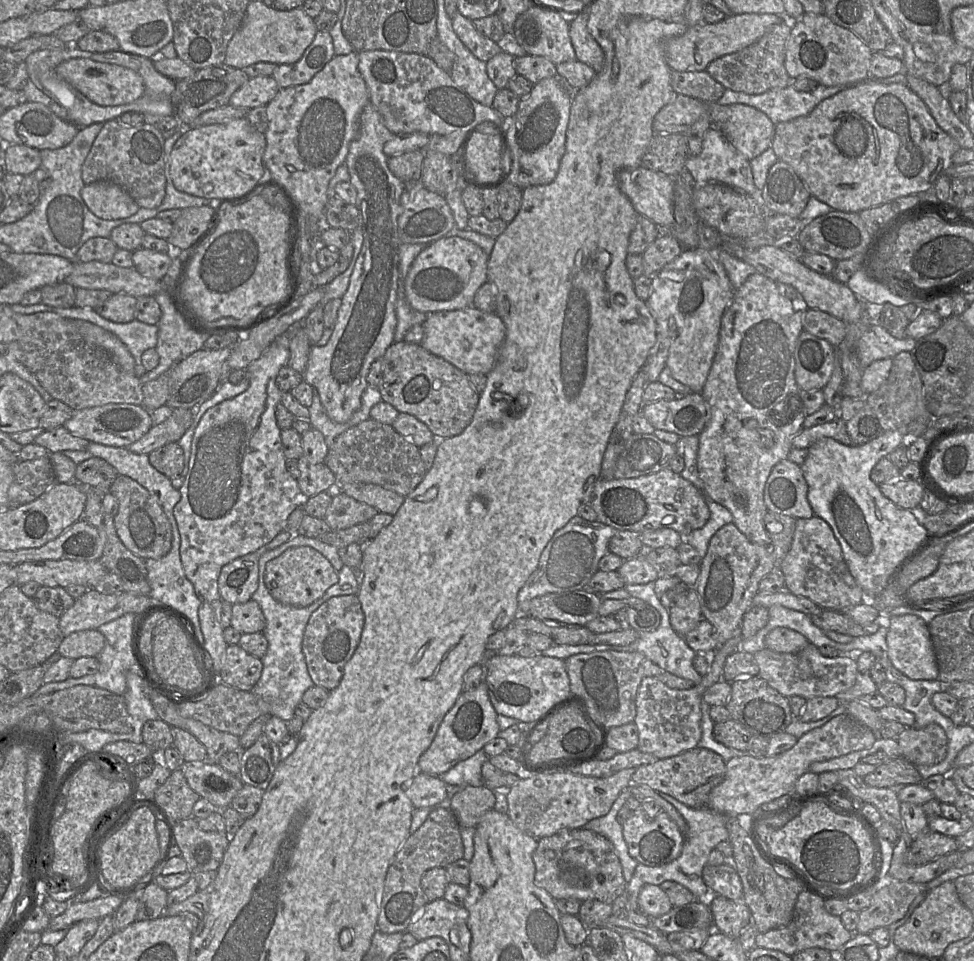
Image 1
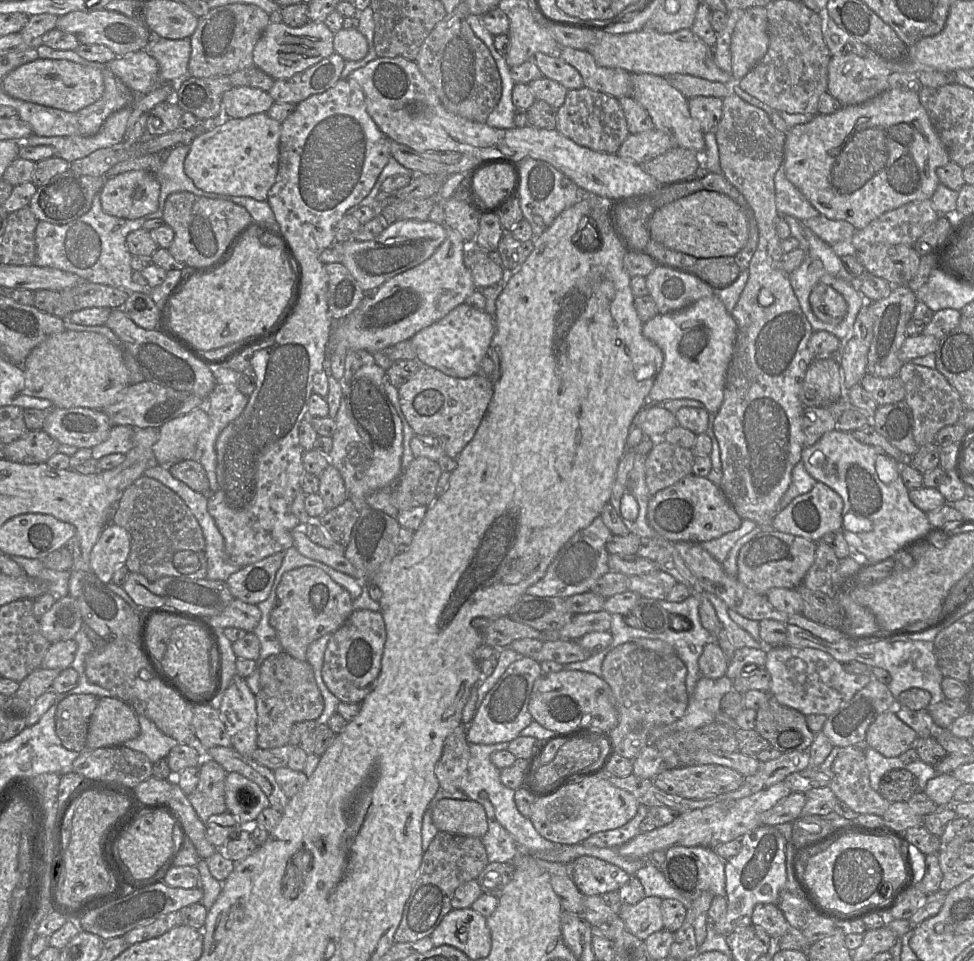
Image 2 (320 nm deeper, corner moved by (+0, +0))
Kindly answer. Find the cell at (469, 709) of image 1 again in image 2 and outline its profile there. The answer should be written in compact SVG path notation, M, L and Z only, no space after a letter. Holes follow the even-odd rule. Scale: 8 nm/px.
M530 656L513 662L487 693L469 726L466 738L469 744L490 745L511 742L520 736L533 718L529 713L529 702L535 681L543 675L541 665Z

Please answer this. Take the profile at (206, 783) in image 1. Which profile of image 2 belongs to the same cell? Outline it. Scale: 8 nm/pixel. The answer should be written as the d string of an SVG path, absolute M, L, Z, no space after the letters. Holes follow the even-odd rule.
M236 772L227 773L225 803L227 811L244 825L255 824L258 815L270 807L270 802L259 785Z

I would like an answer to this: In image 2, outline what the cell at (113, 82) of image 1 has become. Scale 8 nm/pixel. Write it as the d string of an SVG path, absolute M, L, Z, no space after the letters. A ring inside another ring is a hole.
M38 58L12 70L1 84L3 91L13 98L66 112L78 112L99 100L104 92L100 69L68 60Z

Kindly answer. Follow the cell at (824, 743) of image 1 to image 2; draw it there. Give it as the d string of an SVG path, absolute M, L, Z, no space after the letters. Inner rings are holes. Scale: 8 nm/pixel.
M781 781L739 800L723 801L702 809L680 813L671 823L652 831L641 832L627 843L619 846L618 853L623 857L639 859L645 858L652 852L665 851L673 846L700 846L715 849L723 843L741 839L744 834L759 827L761 814L771 809L790 793L792 791L784 781Z

